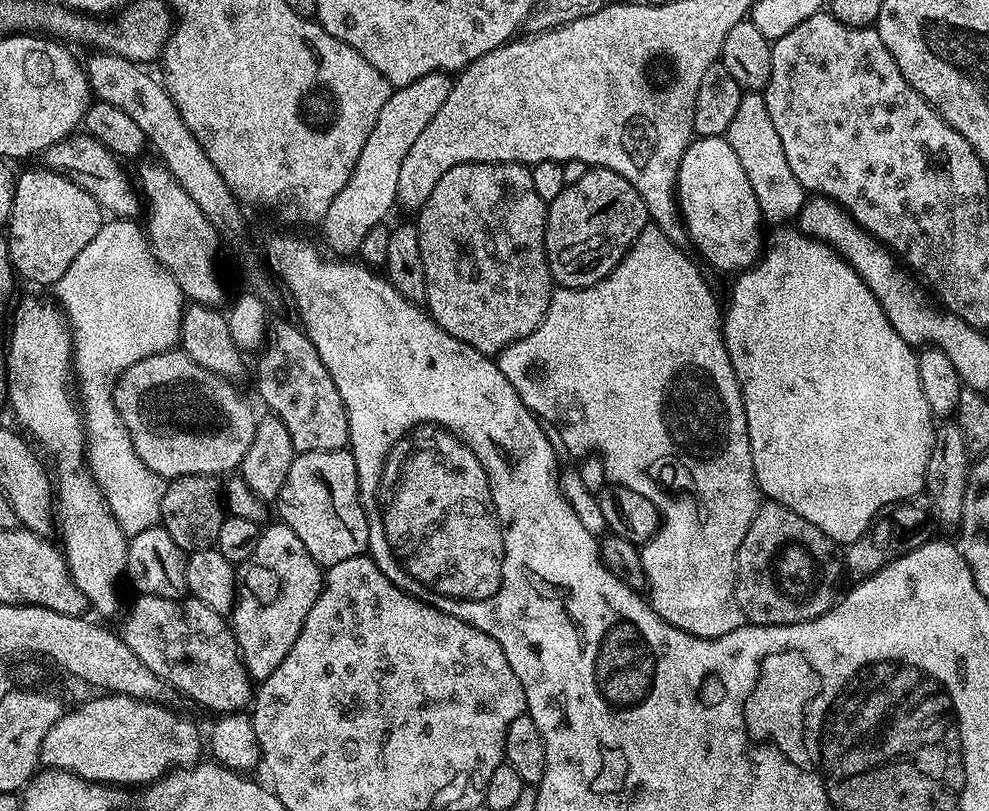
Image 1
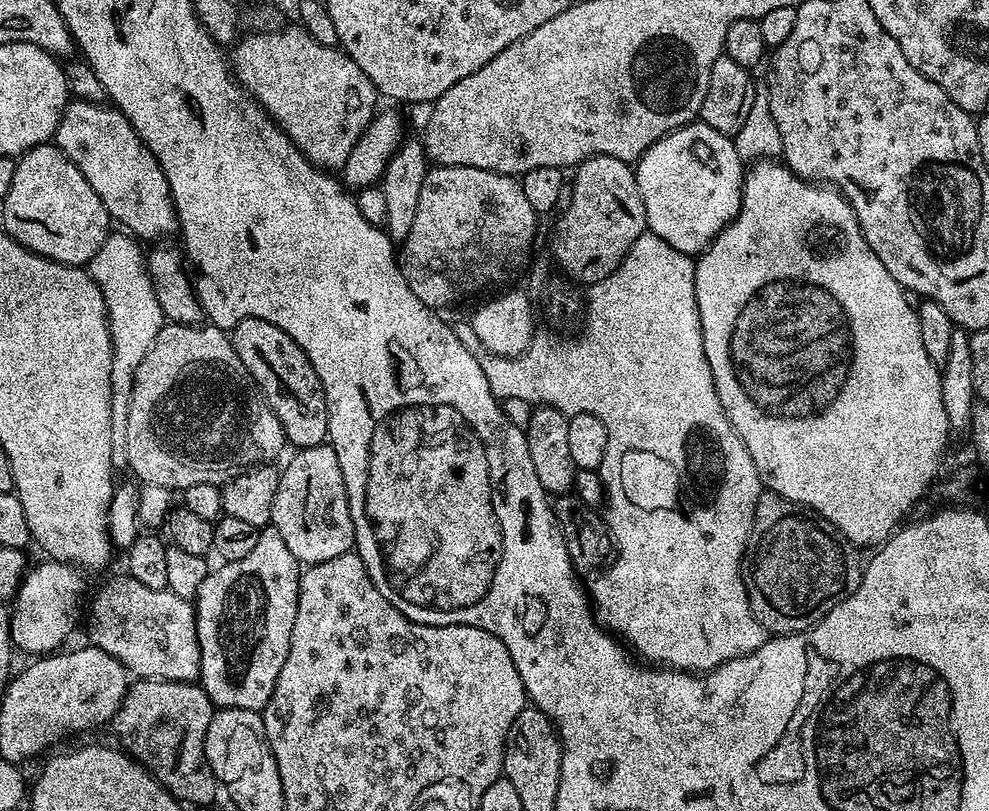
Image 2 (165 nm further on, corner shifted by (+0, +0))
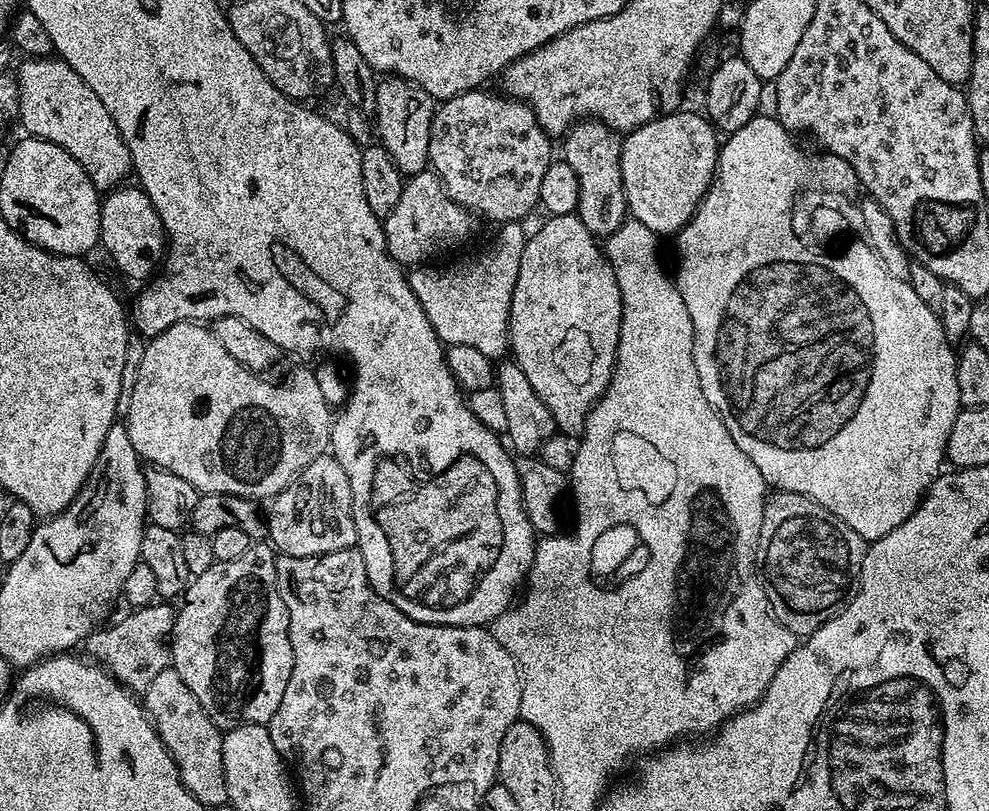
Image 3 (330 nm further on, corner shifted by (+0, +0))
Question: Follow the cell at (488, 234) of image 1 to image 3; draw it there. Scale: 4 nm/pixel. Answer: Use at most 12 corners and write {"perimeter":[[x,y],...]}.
{"perimeter":[[425,170],[404,181],[383,217],[384,246],[401,266],[464,244],[473,213]]}

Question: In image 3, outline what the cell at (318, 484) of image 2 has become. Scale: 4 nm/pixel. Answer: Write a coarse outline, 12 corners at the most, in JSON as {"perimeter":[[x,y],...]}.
{"perimeter":[[316,456],[271,501],[267,539],[285,556],[356,544],[335,456]]}

